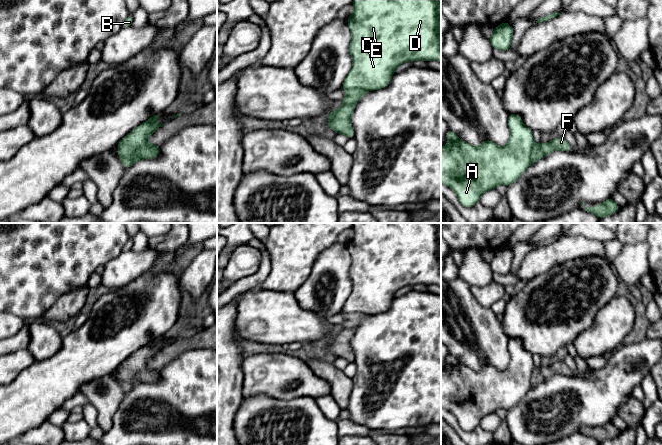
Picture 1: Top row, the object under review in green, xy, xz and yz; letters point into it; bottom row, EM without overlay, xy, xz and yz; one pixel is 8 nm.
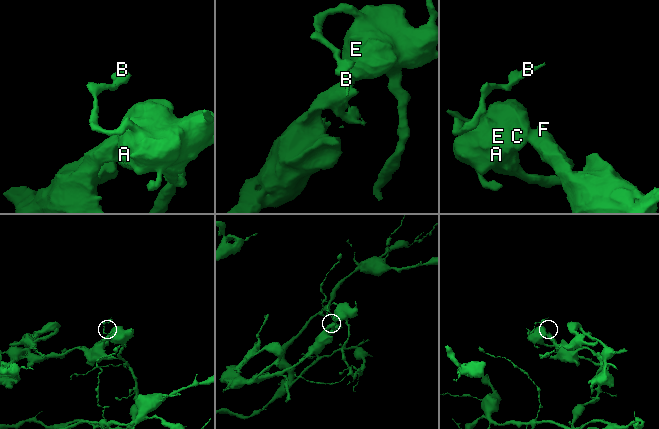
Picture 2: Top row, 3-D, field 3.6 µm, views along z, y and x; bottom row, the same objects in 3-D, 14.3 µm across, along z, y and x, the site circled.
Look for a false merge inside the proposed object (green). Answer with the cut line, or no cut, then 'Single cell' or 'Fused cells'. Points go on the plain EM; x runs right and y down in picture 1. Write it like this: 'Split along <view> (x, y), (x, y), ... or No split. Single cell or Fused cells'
Split along xy (120, 381), (132, 380), (134, 383). Fused cells

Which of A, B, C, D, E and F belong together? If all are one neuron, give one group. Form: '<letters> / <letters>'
A B C D E / F

